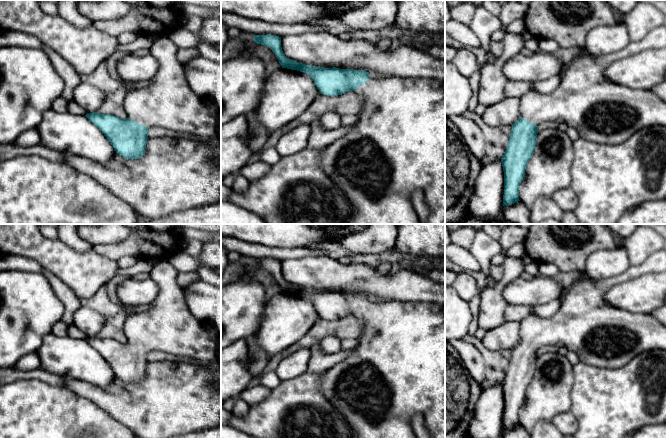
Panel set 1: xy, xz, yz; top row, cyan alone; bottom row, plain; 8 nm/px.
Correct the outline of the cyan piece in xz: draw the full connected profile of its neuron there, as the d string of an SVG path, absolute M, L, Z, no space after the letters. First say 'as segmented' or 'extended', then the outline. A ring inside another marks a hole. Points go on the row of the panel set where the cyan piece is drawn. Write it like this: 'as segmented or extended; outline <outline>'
extended; outline M254 35L253 40L269 47L282 68L308 74L321 94L333 97L354 91L363 99L359 121L351 125L346 135L326 146L320 160L320 168L351 205L349 217L342 224L420 224L411 200L412 195L417 190L426 191L431 182L430 165L445 159L445 81L398 77L373 79L363 70L305 65L285 56L279 36Z

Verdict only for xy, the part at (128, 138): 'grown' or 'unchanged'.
grown

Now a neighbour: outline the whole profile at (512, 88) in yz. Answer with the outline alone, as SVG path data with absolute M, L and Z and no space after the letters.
M507 80L505 84L505 97L521 98L528 90L532 88L532 84L526 81Z

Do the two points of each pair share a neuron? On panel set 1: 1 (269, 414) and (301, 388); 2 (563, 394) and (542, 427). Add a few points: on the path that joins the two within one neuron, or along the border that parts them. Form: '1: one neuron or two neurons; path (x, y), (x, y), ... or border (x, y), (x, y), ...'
1: one neuron; path (277, 412), (293, 396)
2: two neurons; border (550, 420), (540, 420), (533, 427)

